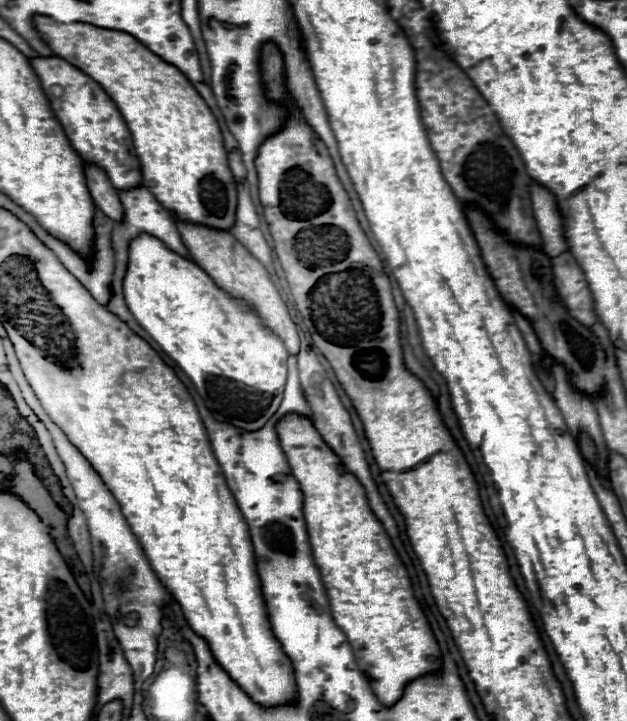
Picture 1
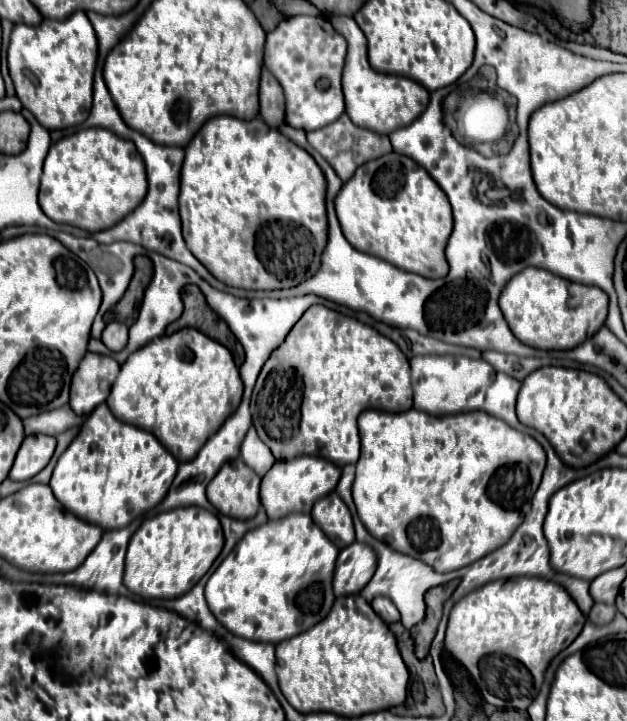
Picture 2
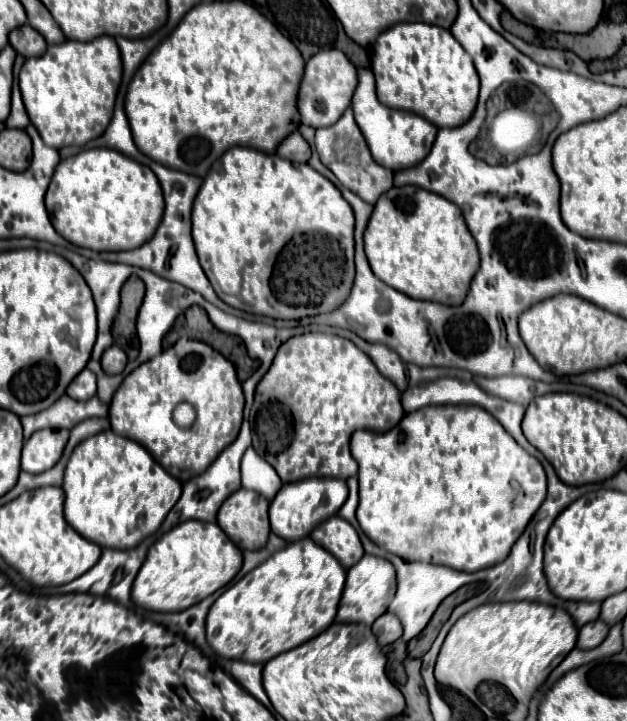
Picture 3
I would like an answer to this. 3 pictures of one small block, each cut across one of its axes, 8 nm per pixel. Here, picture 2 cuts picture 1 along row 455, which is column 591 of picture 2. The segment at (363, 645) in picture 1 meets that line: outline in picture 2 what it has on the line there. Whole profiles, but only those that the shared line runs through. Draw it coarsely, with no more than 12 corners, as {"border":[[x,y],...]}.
{"border":[[534,266],[498,302],[512,334],[576,348],[604,324],[604,290]]}

